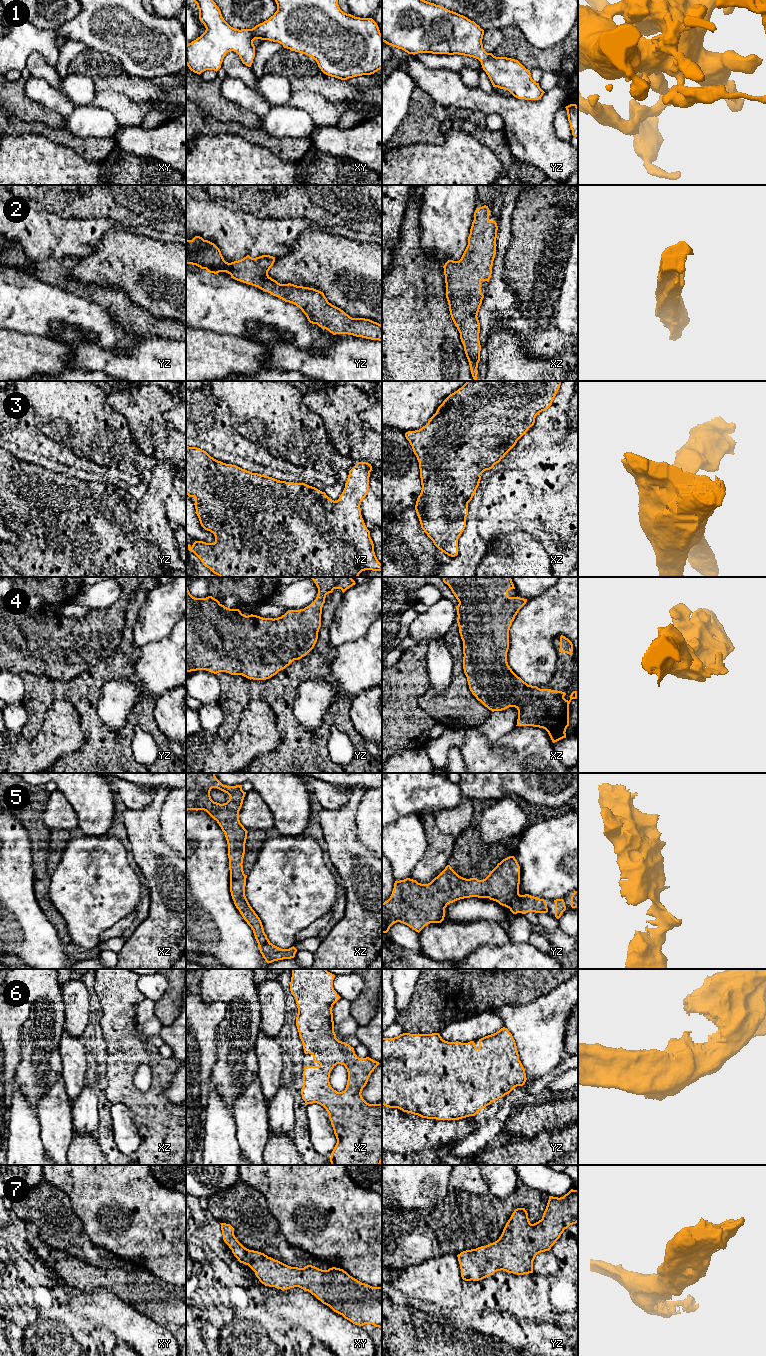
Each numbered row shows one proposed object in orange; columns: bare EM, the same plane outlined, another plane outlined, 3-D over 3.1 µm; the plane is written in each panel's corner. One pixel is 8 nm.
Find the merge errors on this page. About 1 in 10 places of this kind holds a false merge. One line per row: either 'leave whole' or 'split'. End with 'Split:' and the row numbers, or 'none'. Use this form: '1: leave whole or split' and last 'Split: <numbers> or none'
1: leave whole
2: leave whole
3: leave whole
4: leave whole
5: leave whole
6: leave whole
7: leave whole
Split: none

